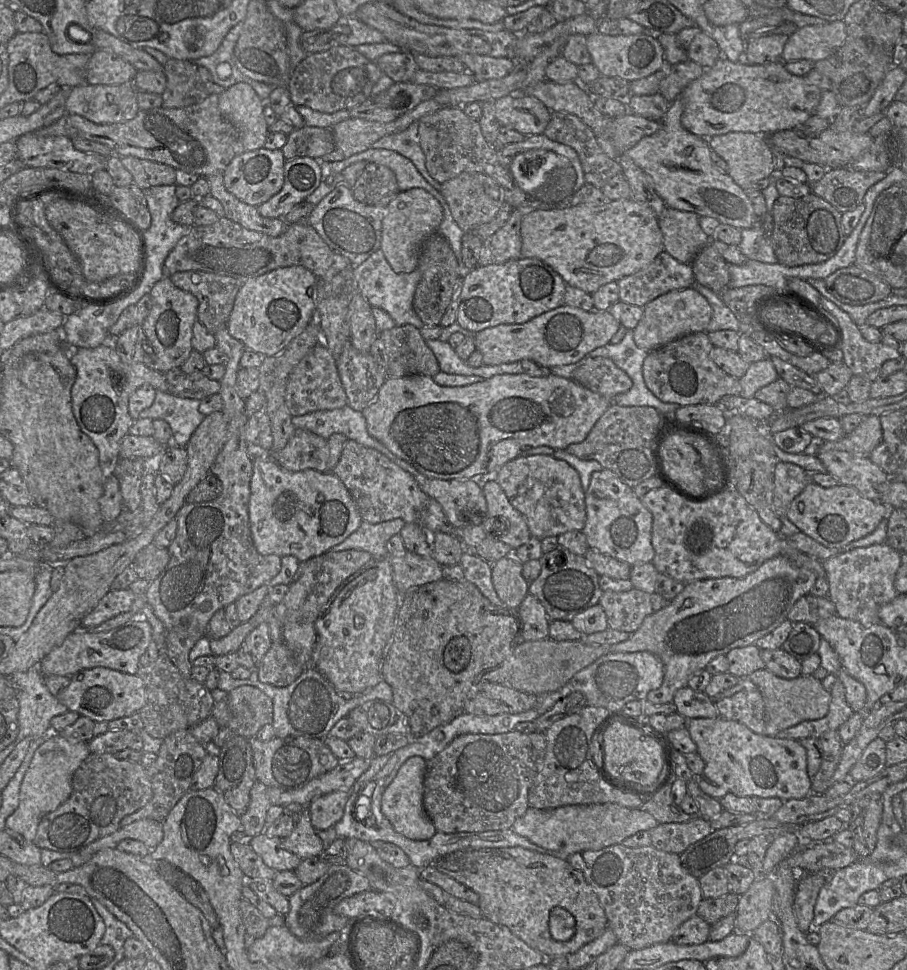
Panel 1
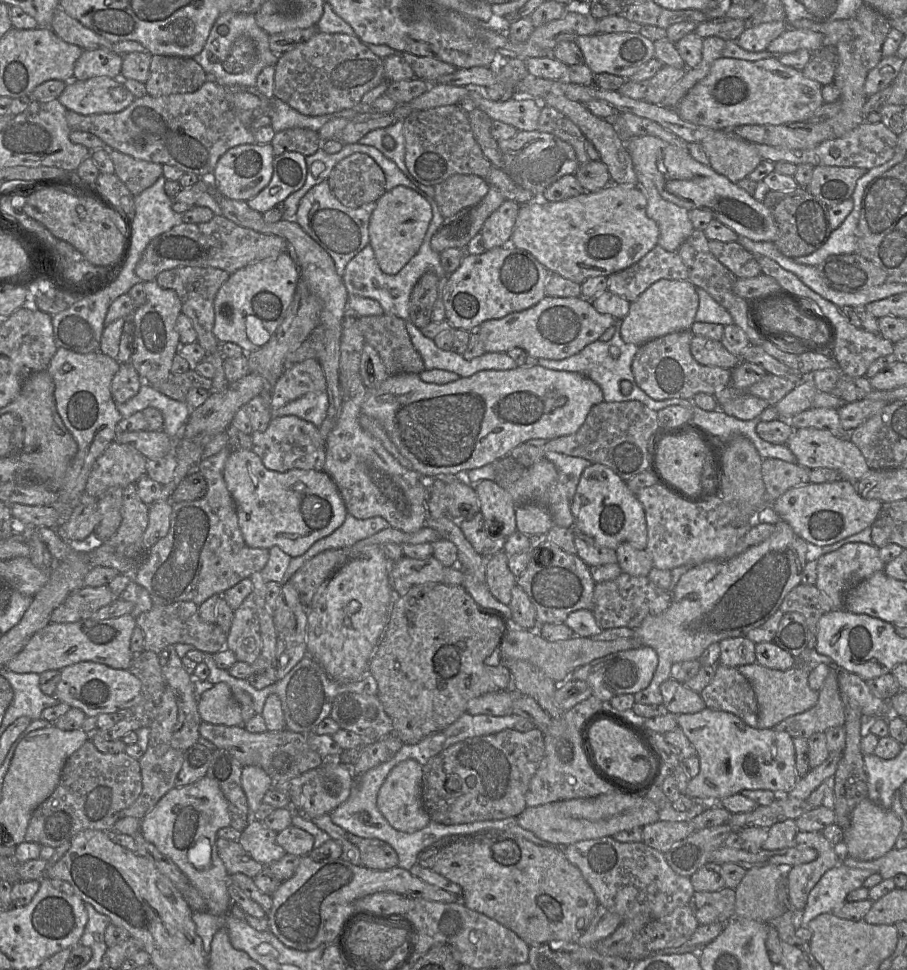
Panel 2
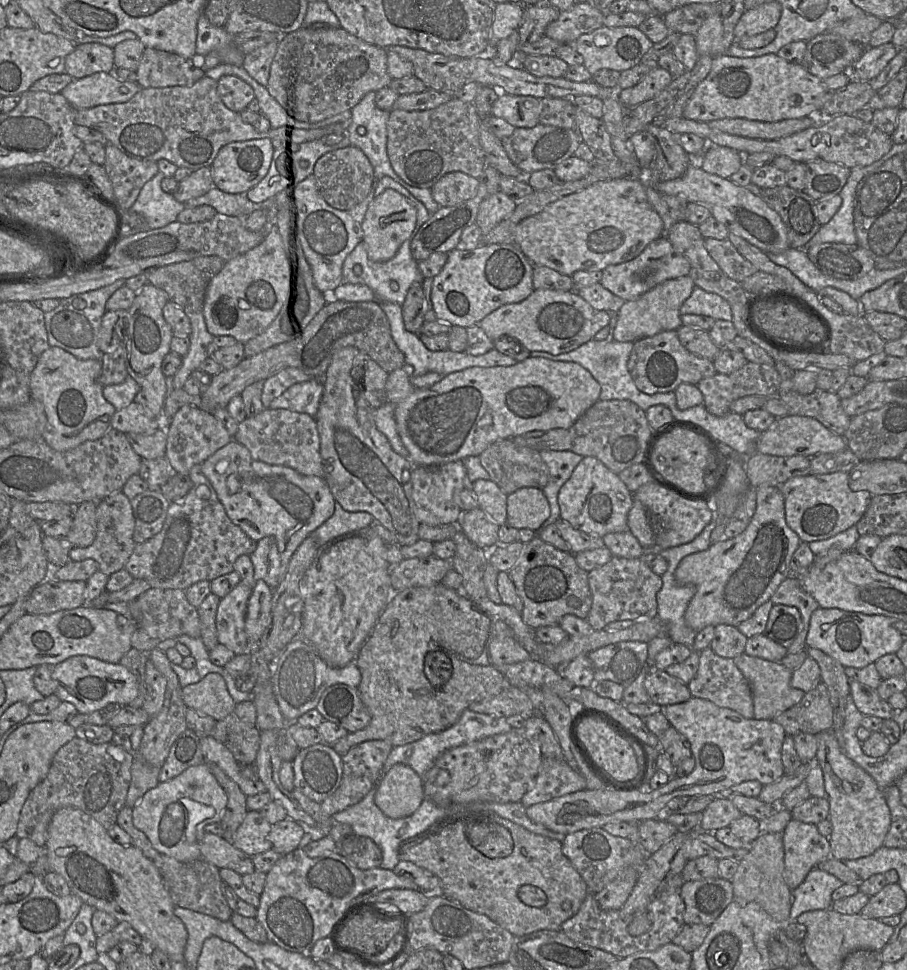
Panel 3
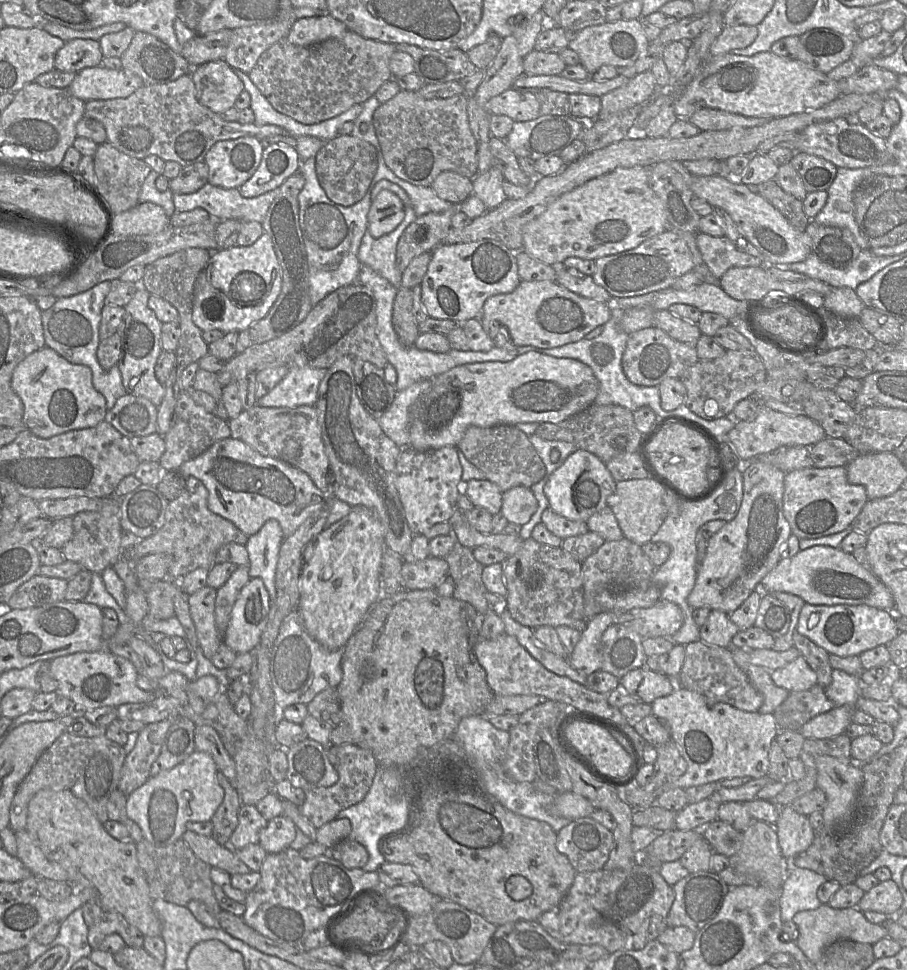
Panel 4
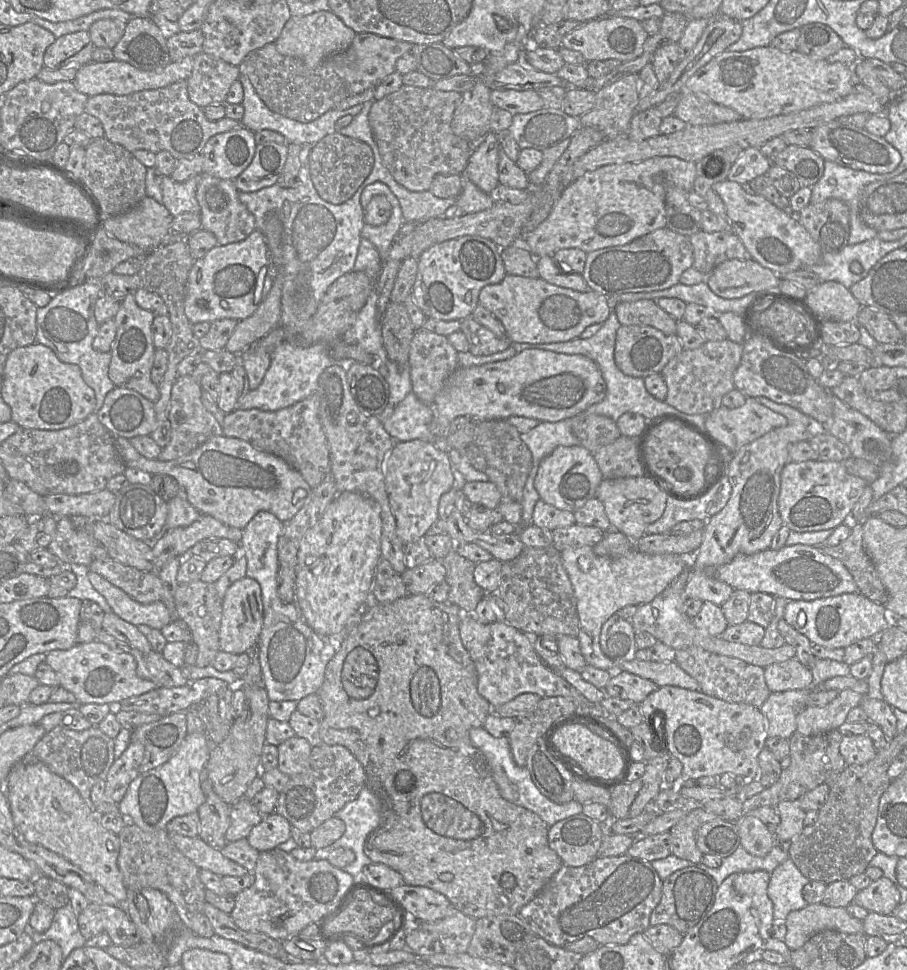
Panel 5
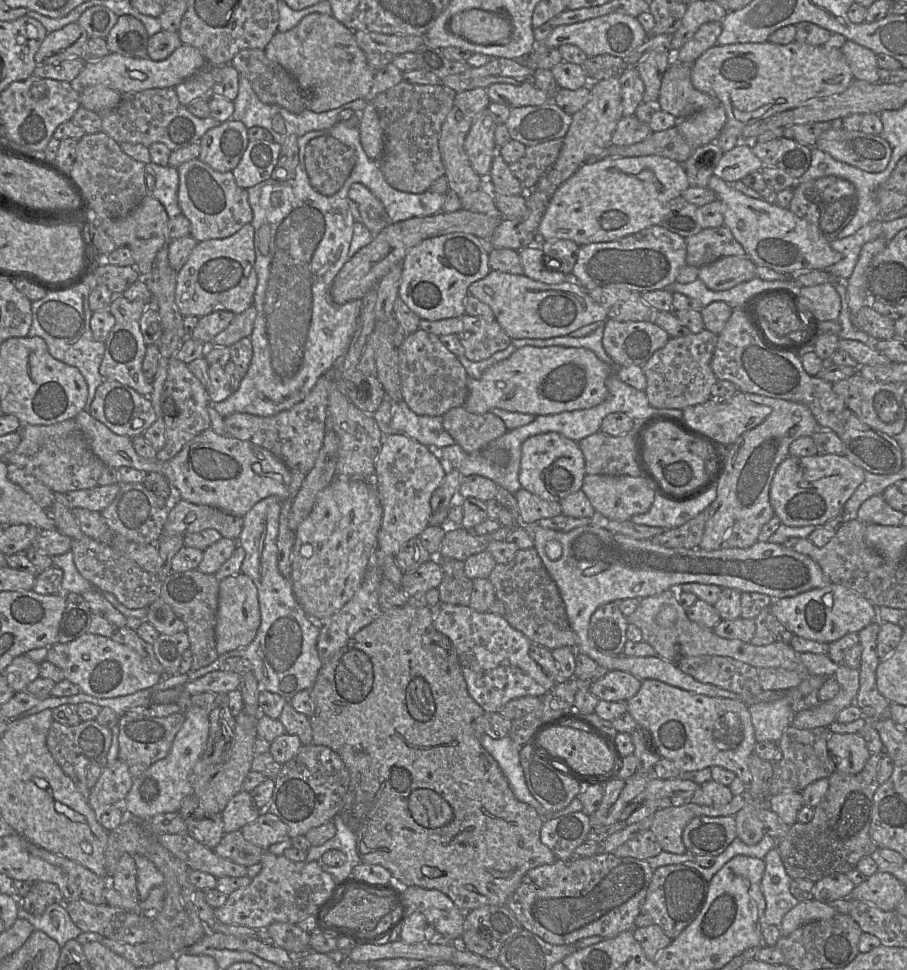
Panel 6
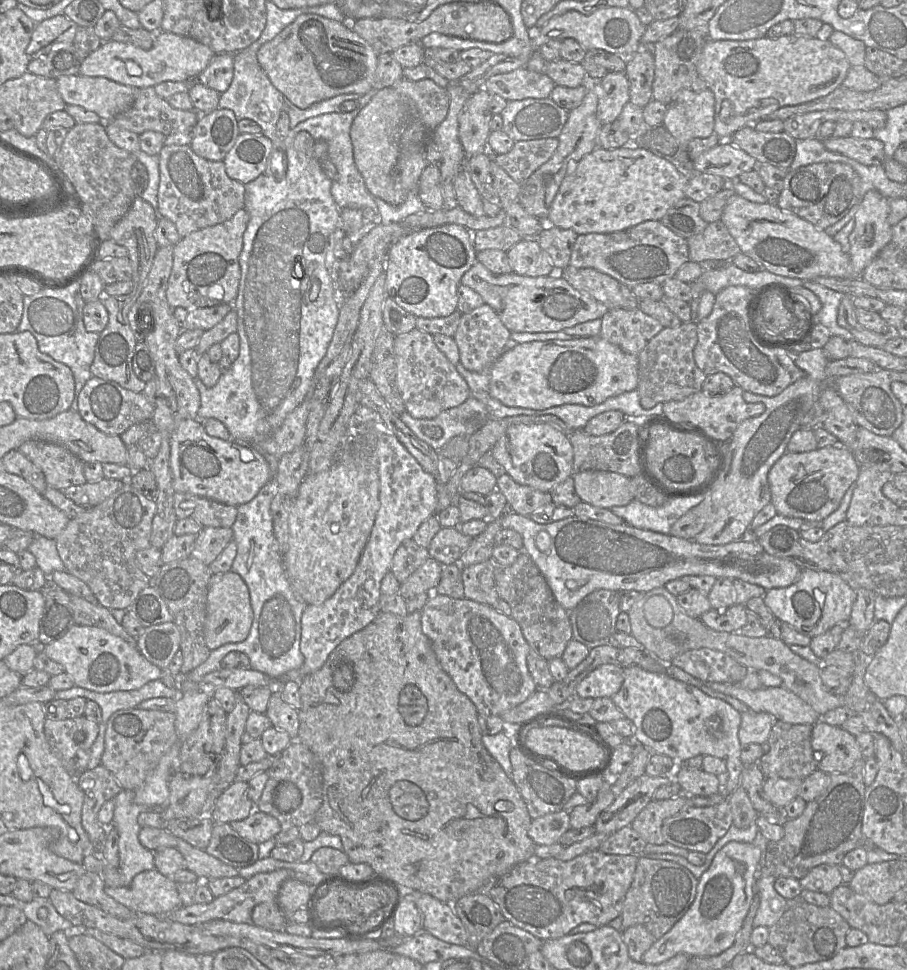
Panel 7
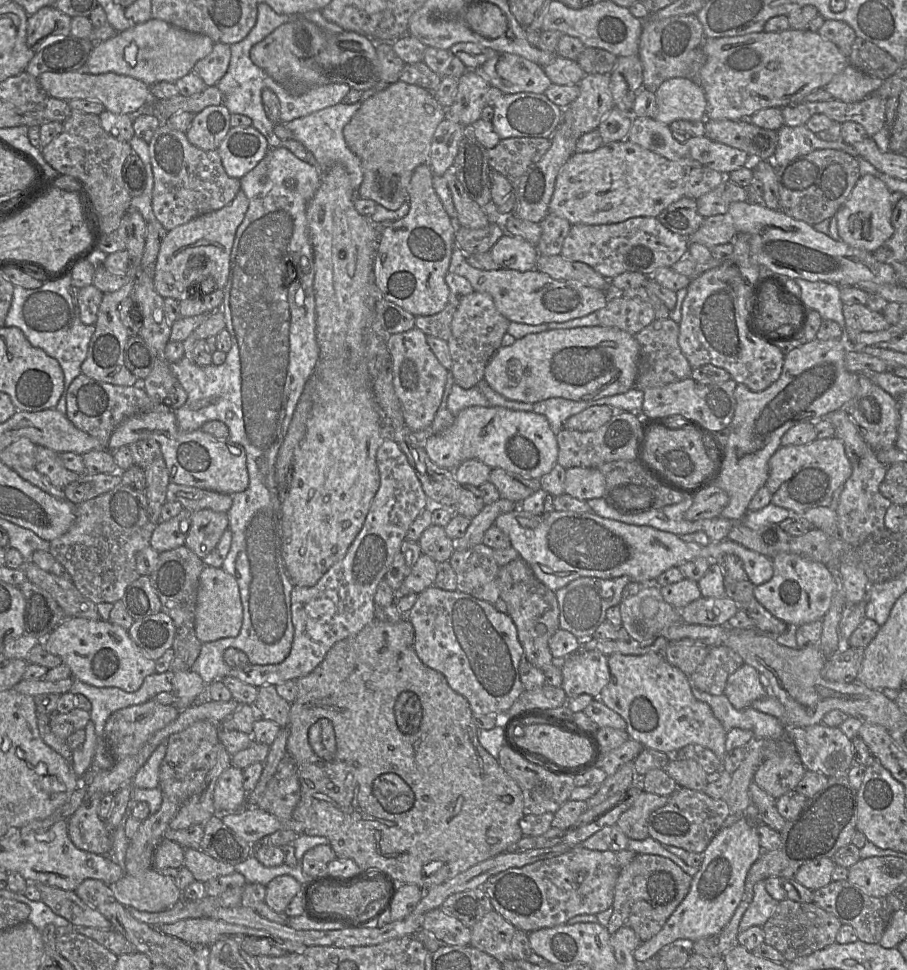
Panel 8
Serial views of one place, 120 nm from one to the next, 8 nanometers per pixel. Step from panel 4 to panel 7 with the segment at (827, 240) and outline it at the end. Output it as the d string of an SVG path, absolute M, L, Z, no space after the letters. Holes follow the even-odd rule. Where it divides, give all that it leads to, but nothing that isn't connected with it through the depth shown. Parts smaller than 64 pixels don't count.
M821 162L787 170L777 205L808 221L821 231L843 217L854 206L859 206L860 178L848 164Z

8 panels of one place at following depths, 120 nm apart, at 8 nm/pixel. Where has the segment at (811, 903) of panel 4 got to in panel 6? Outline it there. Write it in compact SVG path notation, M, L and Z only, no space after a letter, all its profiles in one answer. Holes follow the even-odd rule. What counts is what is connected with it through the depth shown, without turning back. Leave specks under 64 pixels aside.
M771 849L763 861L765 871L761 880L761 890L766 901L764 922L766 926L780 927L785 914L799 901L790 892L793 879L787 874L777 849Z

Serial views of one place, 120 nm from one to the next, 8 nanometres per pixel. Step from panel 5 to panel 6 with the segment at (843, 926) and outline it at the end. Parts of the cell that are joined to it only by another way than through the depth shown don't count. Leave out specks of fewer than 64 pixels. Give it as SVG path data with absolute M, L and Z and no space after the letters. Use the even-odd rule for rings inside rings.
M814 899L799 902L783 917L779 927L781 935L788 936L806 923L829 919L837 913L833 907Z

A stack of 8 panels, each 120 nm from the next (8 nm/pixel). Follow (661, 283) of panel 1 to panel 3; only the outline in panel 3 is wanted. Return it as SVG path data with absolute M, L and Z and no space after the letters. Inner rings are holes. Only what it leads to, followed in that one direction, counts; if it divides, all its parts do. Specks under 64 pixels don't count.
M661 236L649 243L632 260L607 266L602 270L600 284L624 301L629 301L638 298L667 280L688 276L689 272L689 261L673 248L666 236Z

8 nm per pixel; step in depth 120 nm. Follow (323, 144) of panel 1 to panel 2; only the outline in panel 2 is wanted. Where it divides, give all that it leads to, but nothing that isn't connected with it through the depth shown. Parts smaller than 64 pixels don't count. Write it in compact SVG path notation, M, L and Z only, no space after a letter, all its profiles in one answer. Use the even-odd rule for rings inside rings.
M292 128L276 133L270 145L275 156L286 152L298 152L309 156L322 147L322 143L318 131Z

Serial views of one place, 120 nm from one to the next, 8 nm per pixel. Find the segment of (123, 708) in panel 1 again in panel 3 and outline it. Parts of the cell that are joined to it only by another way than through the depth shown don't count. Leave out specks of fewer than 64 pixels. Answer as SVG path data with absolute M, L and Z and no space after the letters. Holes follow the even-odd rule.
M87 655L73 656L54 665L52 678L56 682L55 694L60 700L72 703L82 714L101 710L111 703L128 705L139 693L136 676L125 666Z

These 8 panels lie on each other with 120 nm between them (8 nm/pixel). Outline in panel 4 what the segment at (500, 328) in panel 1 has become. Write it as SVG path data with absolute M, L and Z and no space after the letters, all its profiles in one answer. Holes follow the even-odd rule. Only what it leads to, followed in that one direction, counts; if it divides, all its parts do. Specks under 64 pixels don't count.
M521 280L512 292L489 297L483 305L481 316L504 325L517 347L535 346L549 349L577 342L598 326L605 325L611 317L611 307L609 303L582 297L557 282Z

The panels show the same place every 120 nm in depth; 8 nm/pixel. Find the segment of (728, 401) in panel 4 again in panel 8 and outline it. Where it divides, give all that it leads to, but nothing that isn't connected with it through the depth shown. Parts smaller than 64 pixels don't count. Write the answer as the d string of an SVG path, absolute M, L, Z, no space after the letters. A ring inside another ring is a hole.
M655 319L651 324L635 335L639 347L640 357L638 376L634 387L645 391L691 377L693 368L683 355L679 346L679 324L672 319Z

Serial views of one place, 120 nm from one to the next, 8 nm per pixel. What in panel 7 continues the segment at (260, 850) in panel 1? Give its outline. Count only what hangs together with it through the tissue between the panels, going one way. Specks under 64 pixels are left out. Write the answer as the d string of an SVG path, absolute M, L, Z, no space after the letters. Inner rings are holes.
M233 781L216 799L209 812L214 823L230 823L247 818L255 810L248 796L248 784Z

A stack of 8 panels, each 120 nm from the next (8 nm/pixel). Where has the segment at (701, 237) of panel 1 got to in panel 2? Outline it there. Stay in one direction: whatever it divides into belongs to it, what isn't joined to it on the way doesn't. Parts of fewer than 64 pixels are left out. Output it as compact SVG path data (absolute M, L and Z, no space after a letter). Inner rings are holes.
M636 172L638 186L647 198L647 216L659 228L657 245L669 252L678 252L680 245L694 231L689 211L661 197L653 182L641 172Z

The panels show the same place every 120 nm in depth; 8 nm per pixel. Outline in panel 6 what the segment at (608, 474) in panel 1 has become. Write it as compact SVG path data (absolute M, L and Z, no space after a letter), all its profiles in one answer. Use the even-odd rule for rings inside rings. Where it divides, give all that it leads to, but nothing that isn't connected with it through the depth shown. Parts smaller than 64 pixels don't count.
M557 432L531 436L521 446L521 487L543 500L560 502L569 494L581 490L585 475L585 460L578 442Z

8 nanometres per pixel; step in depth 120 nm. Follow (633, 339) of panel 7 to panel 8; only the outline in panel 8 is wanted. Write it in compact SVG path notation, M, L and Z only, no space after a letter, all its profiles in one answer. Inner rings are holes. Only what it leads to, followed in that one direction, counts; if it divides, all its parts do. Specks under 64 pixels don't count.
M613 294L605 307L596 312L600 326L617 328L633 336L651 324L655 312L650 303Z

